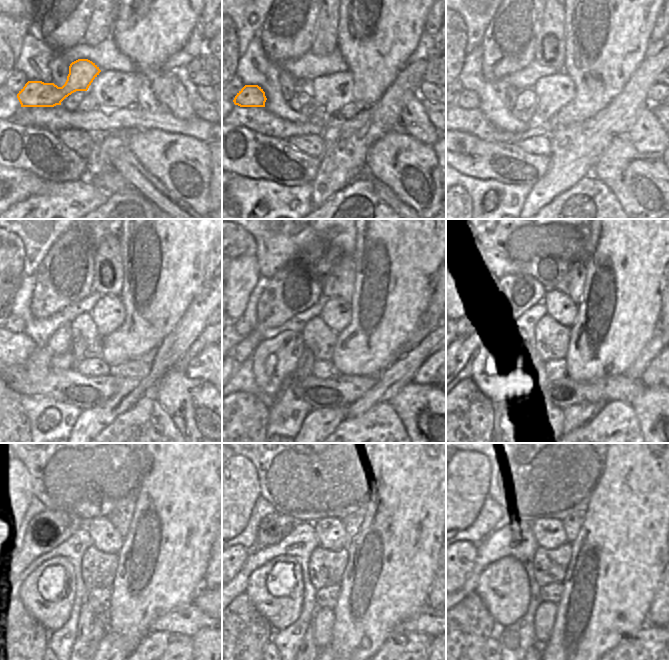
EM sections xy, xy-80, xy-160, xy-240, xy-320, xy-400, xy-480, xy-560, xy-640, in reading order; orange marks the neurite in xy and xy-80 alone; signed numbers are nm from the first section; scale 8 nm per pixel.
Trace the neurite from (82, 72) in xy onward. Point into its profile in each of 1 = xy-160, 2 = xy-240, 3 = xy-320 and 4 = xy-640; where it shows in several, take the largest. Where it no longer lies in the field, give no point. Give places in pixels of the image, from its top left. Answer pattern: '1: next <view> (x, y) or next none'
1: next xy-160 (467, 99)
2: next xy-240 (18, 325)
3: next xy-320 (242, 328)
4: next xy-640 (466, 552)

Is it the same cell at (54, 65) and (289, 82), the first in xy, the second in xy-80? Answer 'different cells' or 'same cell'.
same cell

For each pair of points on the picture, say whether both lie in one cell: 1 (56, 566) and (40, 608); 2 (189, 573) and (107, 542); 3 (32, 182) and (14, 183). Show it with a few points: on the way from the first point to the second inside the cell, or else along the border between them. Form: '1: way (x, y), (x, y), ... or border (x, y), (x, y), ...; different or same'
1: way (56, 576), (53, 582), (40, 595), (40, 598); same
2: border (124, 538), (116, 554); different
3: way (28, 183), (18, 183); same

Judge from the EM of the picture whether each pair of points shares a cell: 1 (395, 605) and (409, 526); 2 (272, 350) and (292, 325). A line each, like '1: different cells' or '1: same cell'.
1: same cell
2: different cells

